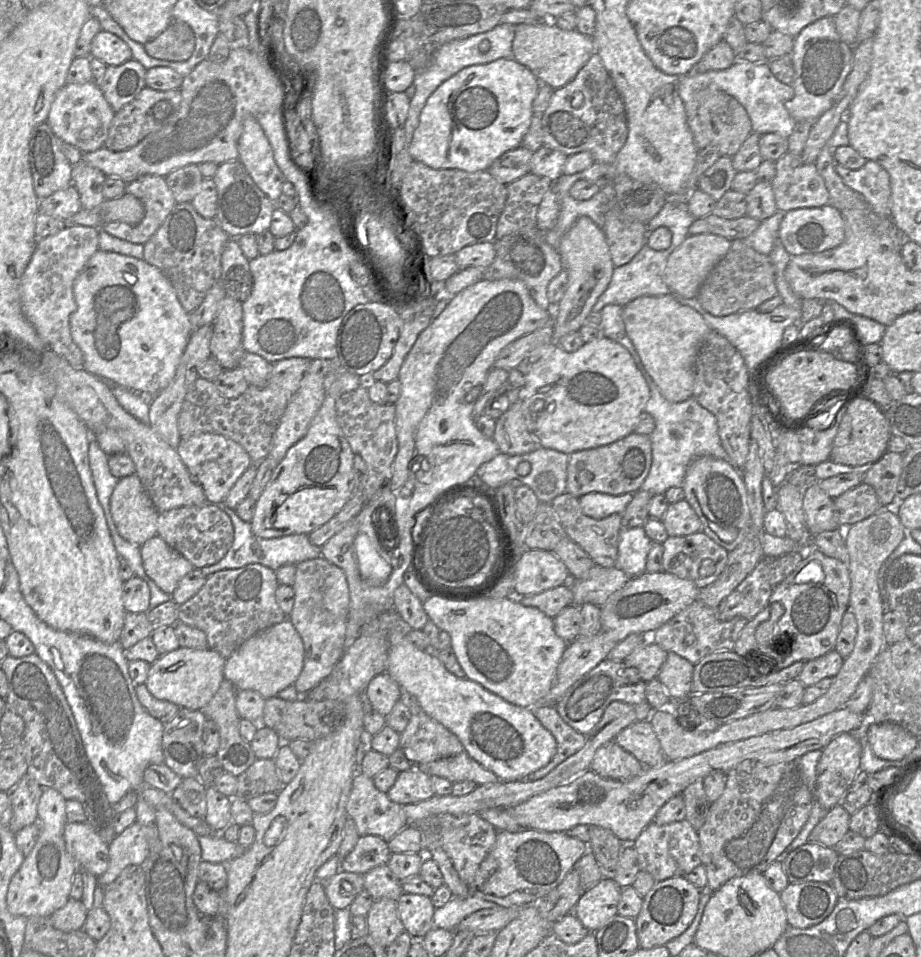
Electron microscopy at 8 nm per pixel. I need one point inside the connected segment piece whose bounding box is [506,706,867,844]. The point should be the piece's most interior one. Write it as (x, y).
(626, 808)

